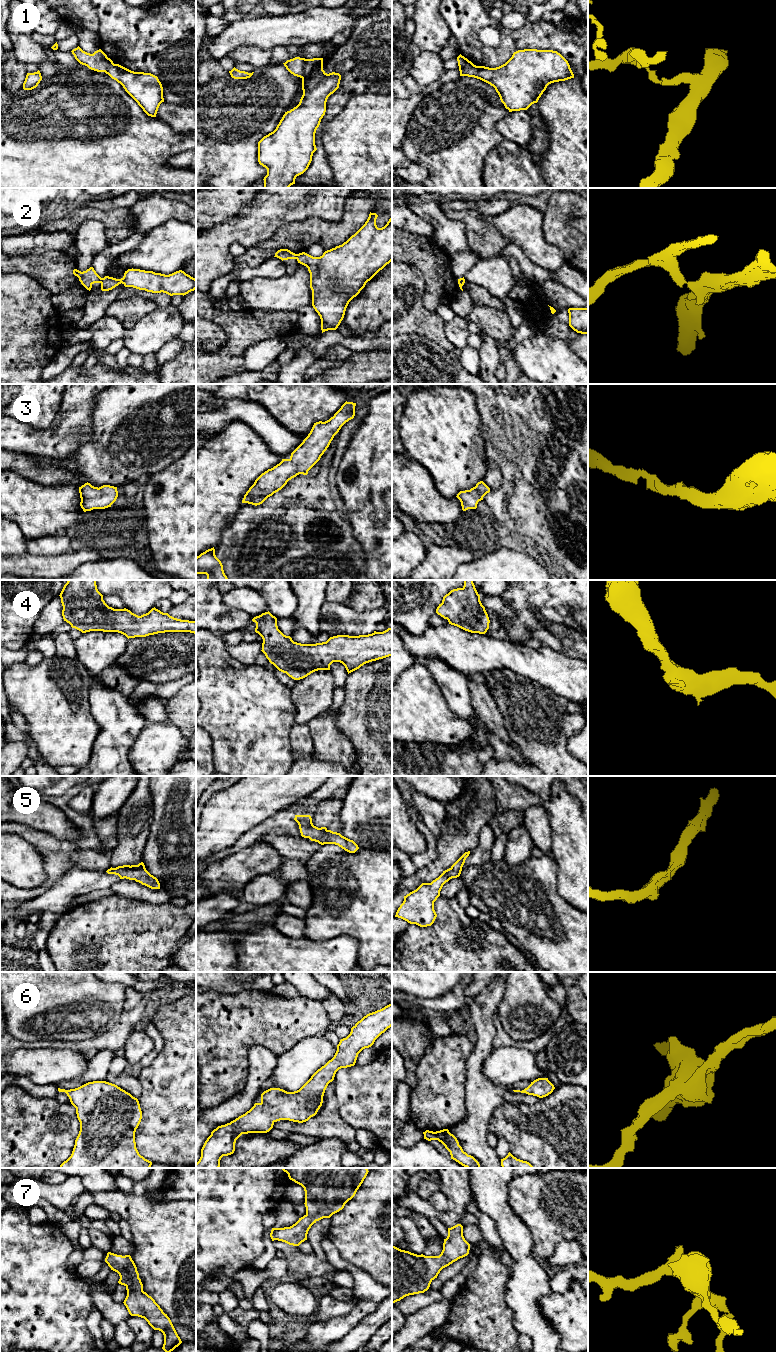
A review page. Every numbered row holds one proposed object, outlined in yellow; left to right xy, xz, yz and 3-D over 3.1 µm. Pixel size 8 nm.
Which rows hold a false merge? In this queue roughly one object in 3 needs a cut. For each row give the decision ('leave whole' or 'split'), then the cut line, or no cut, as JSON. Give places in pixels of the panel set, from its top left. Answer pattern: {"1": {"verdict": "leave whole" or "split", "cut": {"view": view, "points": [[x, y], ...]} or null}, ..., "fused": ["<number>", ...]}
{"1": {"verdict": "split", "cut": {"view": "xz", "points": [[306, 59], [301, 77]]}}, "2": {"verdict": "split", "cut": {"view": "xy", "points": [[102, 278], [100, 282]]}}, "3": {"verdict": "leave whole", "cut": null}, "4": {"verdict": "leave whole", "cut": null}, "5": {"verdict": "leave whole", "cut": null}, "6": {"verdict": "leave whole", "cut": null}, "7": {"verdict": "leave whole", "cut": null}, "fused": ["1", "2"]}

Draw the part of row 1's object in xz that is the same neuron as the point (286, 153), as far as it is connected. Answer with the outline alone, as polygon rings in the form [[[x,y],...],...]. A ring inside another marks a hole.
[[[323,58],[306,59],[302,76],[303,95],[299,104],[285,112],[276,129],[258,142],[258,162],[267,169],[267,175],[263,179],[264,188],[289,188],[295,184],[296,177],[308,169],[313,153],[317,150],[315,133],[325,115],[327,99],[339,88],[340,80],[341,75],[339,73],[327,74],[323,70]]]

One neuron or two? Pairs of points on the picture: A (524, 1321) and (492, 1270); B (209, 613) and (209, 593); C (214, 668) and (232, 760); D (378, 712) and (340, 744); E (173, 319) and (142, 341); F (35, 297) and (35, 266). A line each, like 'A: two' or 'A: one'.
A: two
B: one
C: one
D: two
E: one
F: two

